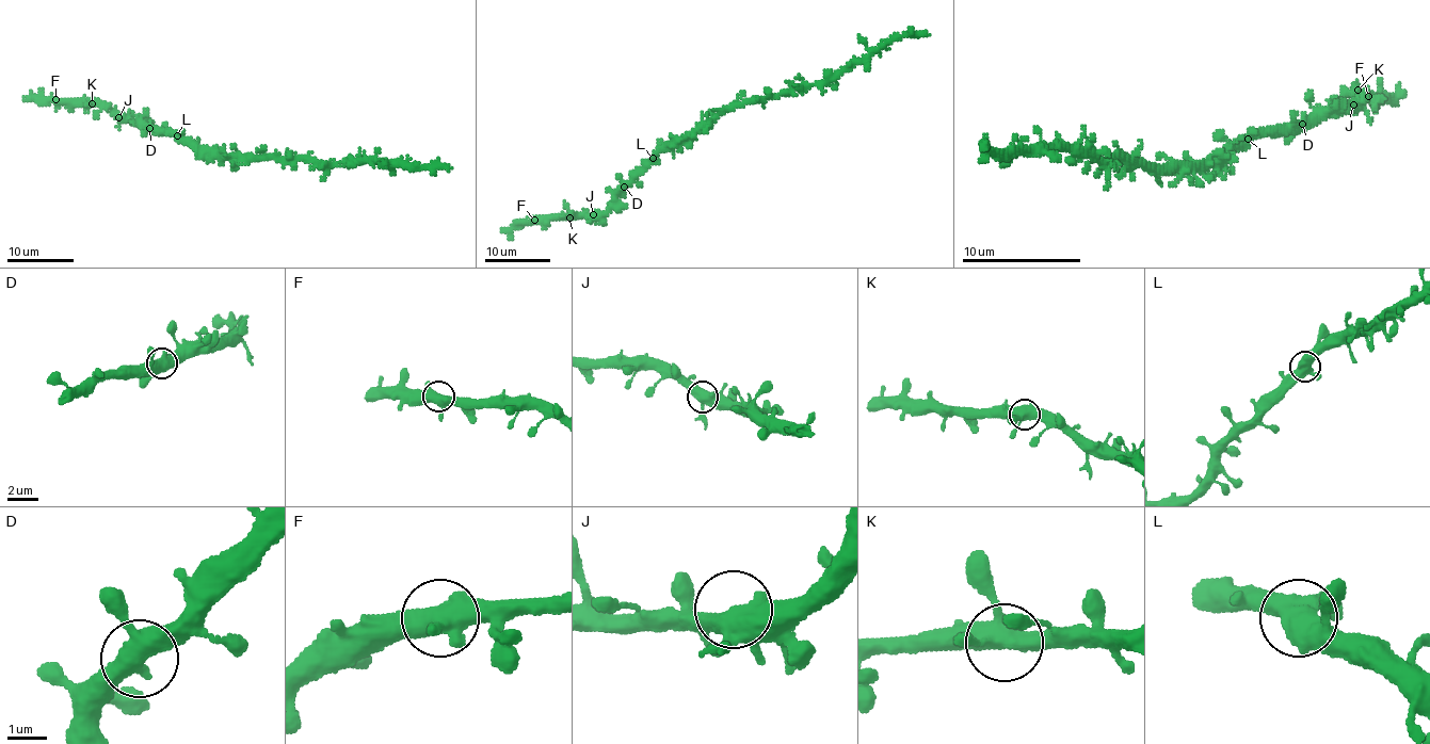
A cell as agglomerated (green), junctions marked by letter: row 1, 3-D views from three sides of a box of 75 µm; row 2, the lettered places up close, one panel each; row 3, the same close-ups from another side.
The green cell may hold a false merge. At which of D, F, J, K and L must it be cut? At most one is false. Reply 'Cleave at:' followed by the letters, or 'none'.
Cleave at: none

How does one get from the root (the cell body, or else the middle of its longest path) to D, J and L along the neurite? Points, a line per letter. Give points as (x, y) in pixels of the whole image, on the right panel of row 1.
D: (1191, 164), (1193, 166), (1217, 157), (1219, 160), (1255, 138), (1284, 135), (1302, 124)
J: (1191, 164), (1193, 166), (1217, 157), (1219, 160), (1259, 135), (1299, 132), (1350, 103), (1353, 104)
L: (1191, 164), (1193, 166), (1217, 157), (1219, 160), (1249, 139)

